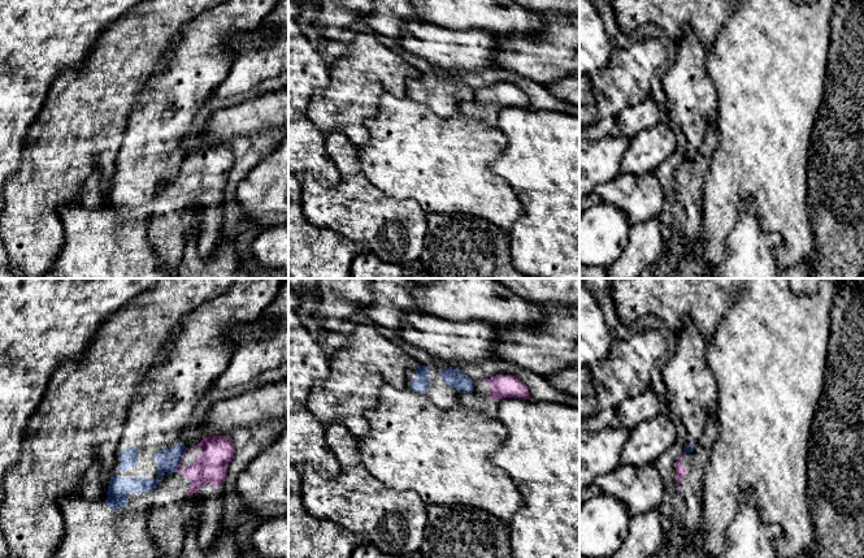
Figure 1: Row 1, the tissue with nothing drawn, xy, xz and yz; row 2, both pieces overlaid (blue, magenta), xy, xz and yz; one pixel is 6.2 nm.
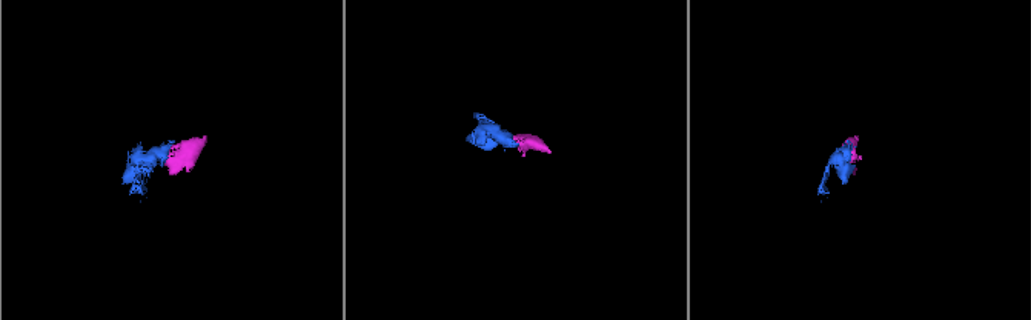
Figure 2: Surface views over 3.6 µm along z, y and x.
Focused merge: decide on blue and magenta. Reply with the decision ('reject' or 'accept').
reject

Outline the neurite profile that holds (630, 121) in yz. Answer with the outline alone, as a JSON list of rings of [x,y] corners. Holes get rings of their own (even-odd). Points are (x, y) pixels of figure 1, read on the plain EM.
[[[651,95],[642,99],[639,104],[628,107],[616,117],[616,131],[631,139],[644,129],[650,129],[660,122],[660,111]]]

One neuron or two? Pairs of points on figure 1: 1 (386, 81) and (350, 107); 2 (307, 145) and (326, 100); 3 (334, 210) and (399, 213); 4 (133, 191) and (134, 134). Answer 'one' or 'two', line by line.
1: one
2: two
3: one
4: one

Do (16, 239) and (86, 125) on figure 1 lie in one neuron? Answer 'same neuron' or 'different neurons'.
same neuron

